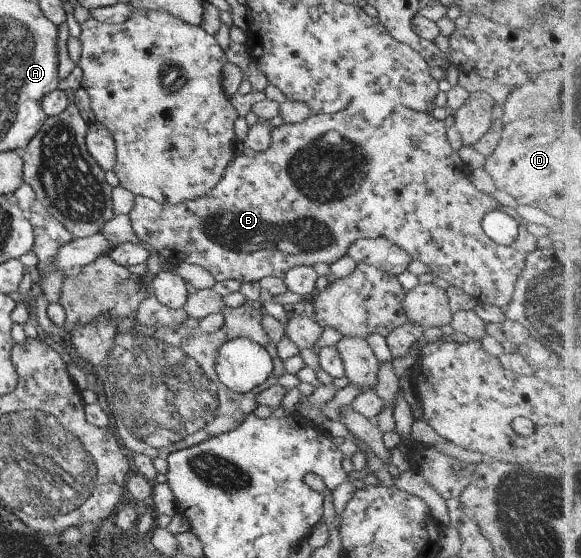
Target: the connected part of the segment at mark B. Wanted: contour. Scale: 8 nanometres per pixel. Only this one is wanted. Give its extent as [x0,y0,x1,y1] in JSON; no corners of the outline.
[127,89,541,309]

